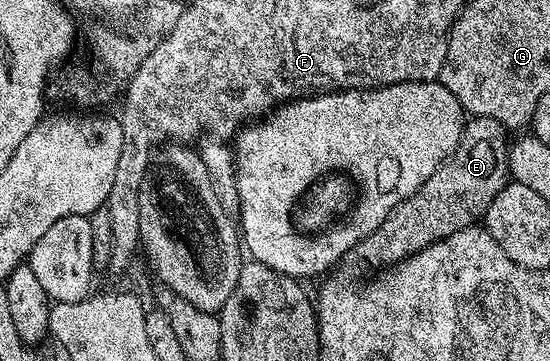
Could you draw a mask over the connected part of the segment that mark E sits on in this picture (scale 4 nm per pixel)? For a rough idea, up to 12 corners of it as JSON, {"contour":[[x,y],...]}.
{"contour":[[469,116],[456,149],[354,246],[401,263],[485,216],[510,179],[507,128]]}

